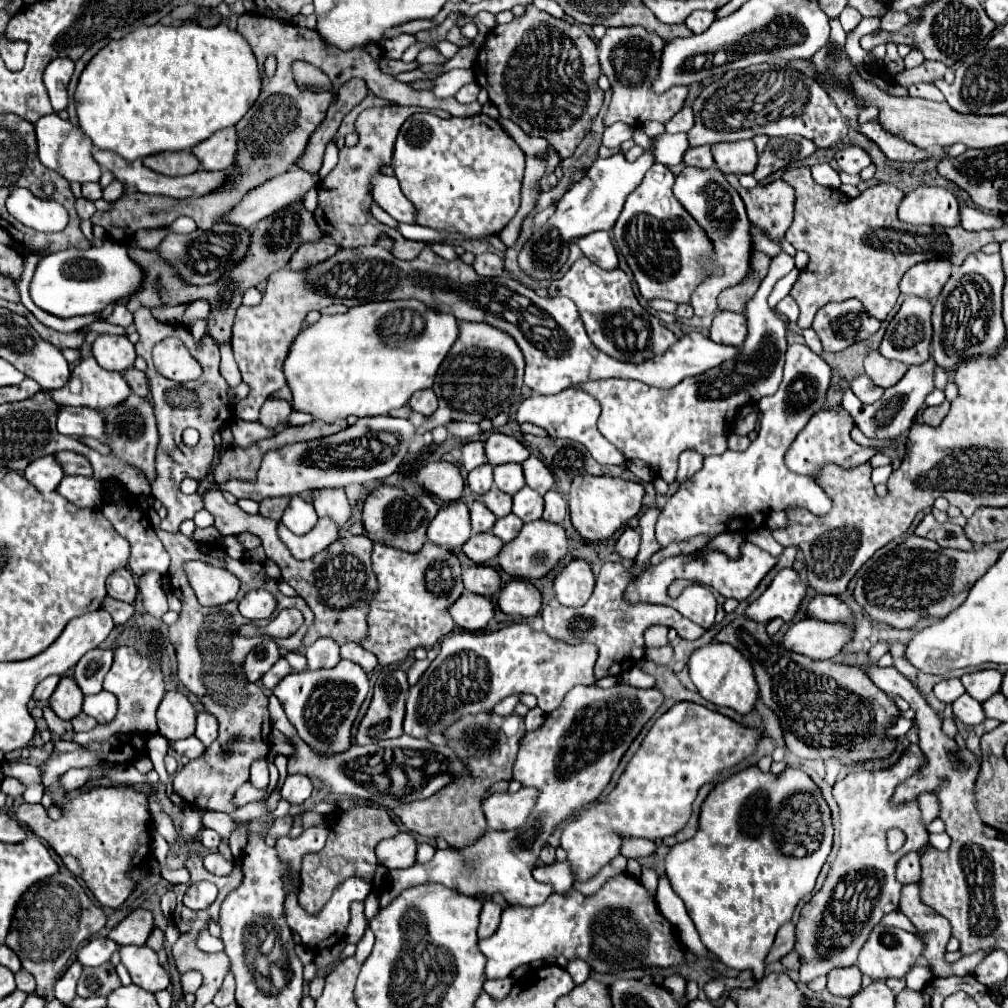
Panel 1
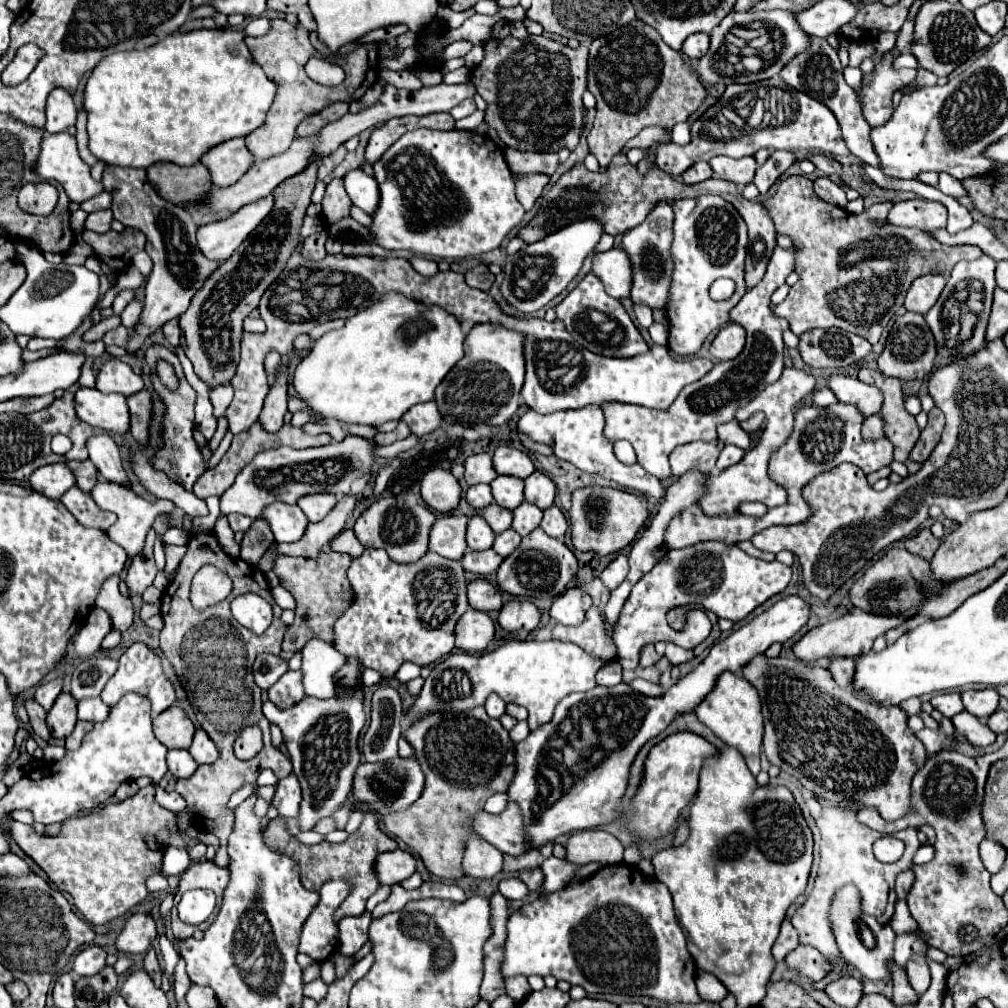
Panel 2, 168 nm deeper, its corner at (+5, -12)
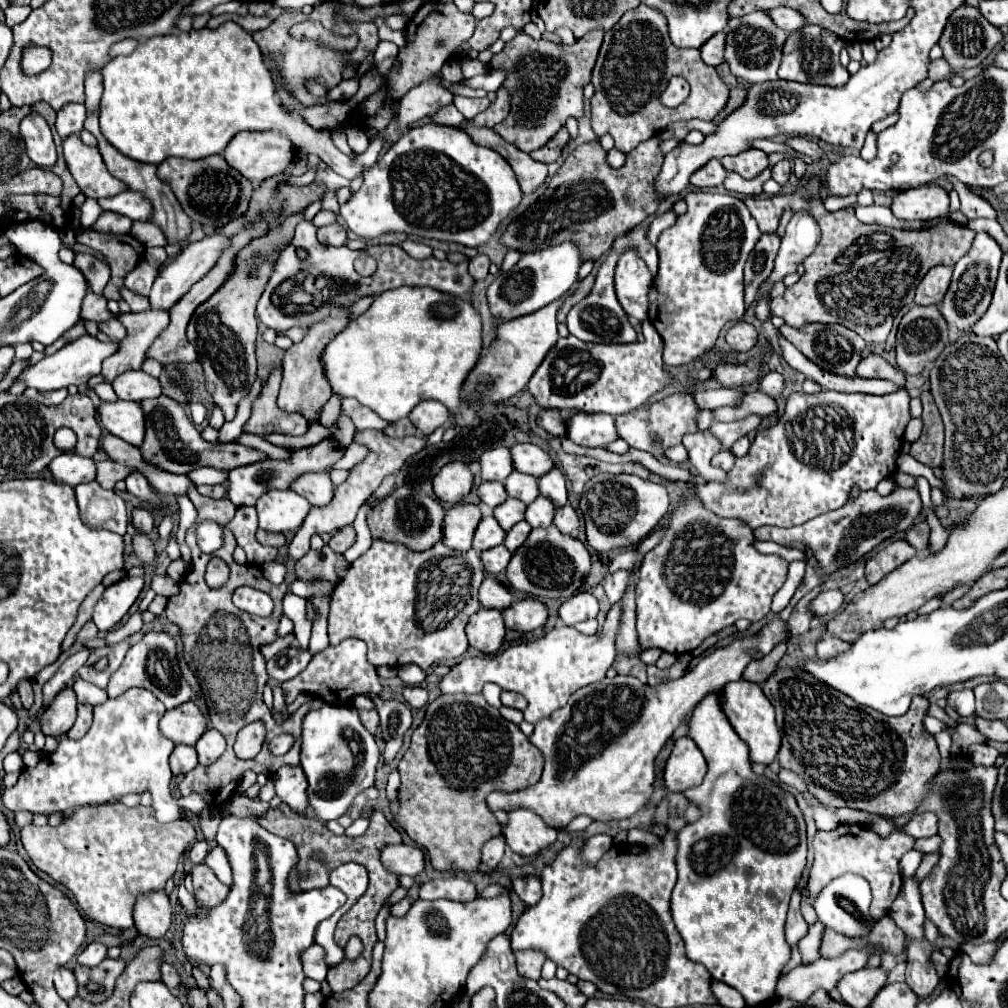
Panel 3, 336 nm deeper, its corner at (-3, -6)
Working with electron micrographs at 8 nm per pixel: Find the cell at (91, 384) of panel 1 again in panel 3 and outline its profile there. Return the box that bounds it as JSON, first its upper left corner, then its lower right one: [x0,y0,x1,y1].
[97,401,145,445]

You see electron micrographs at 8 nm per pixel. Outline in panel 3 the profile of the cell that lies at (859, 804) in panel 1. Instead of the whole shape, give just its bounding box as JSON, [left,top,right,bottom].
[807,827,915,917]

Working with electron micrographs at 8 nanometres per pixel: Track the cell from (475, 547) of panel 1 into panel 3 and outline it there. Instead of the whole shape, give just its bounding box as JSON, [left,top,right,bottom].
[481,545,511,575]

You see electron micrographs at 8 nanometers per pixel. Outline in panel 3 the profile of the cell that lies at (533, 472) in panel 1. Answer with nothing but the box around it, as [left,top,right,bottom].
[539,469,567,507]

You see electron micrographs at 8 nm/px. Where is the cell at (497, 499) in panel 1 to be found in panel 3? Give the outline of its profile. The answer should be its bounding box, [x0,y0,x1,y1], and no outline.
[495,497,527,531]

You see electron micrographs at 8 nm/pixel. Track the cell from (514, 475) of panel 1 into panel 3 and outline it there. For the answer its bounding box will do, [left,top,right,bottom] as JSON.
[505,471,539,505]

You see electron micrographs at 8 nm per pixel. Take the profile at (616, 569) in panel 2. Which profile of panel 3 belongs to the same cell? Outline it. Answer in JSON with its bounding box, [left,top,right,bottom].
[603,569,629,605]

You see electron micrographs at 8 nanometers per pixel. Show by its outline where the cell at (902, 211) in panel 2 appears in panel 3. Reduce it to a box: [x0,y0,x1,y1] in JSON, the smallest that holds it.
[891,185,949,221]

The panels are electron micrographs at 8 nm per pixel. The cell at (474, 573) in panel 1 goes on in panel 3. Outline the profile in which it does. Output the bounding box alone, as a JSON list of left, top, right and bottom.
[479,577,513,611]

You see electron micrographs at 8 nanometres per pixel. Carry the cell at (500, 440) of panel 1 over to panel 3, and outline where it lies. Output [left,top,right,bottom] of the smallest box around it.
[511,443,553,477]

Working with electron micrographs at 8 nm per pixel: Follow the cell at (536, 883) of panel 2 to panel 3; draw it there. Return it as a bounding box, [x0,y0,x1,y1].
[513,875,541,905]

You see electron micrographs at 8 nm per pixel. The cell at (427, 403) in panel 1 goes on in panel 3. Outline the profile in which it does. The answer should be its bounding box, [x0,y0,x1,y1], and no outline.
[409,401,449,435]

